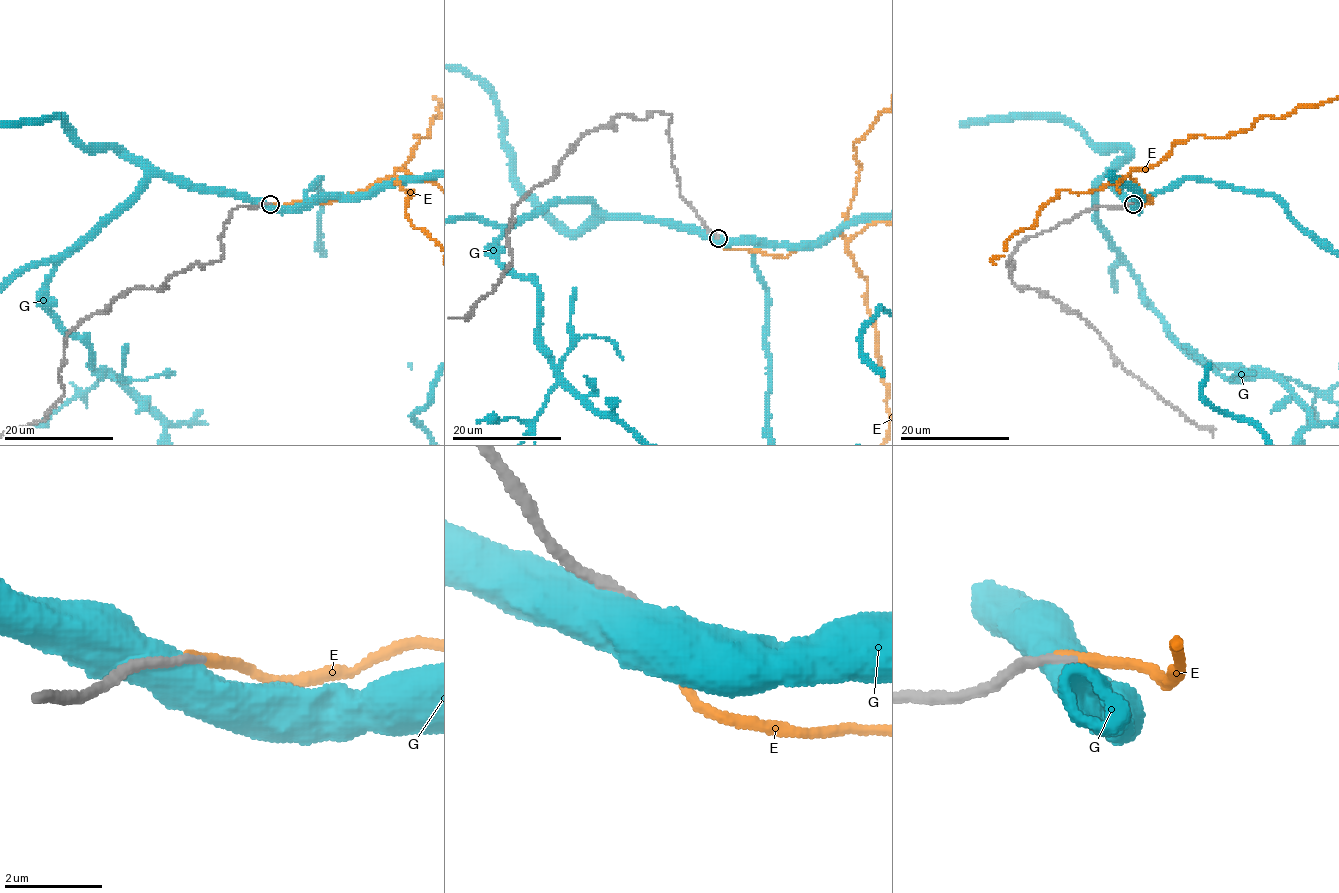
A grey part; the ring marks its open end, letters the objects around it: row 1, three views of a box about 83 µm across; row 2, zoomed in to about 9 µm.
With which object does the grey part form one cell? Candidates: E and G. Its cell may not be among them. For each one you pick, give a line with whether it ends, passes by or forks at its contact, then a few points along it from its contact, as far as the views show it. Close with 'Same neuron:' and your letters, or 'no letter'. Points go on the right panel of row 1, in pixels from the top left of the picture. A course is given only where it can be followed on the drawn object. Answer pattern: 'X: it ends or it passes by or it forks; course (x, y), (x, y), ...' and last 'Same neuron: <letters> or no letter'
Same neuron: no letter

